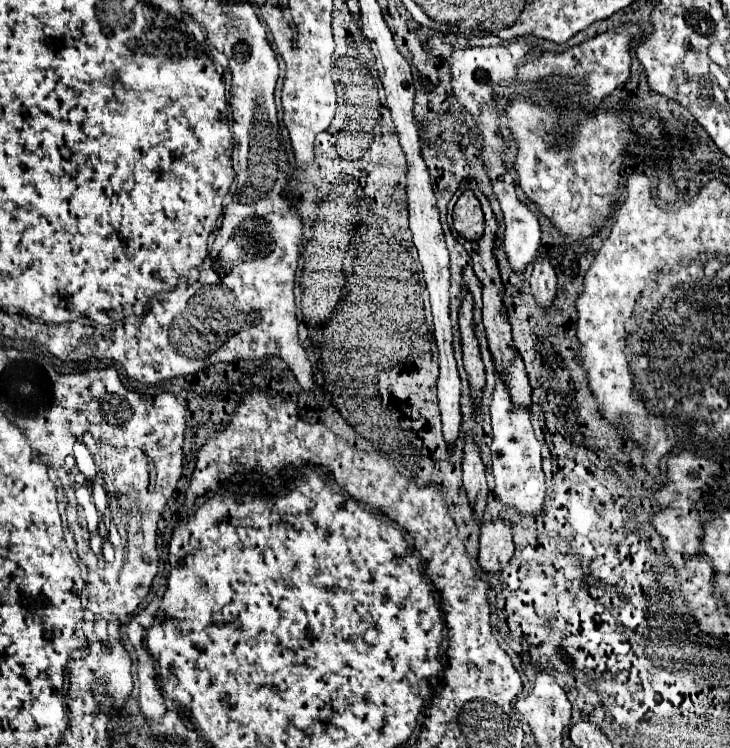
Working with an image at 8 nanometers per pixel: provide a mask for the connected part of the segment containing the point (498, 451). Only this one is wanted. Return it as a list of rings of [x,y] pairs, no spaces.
[[[496,374],[496,390],[490,406],[492,414],[492,444],[490,444],[490,456],[492,456],[492,474],[494,474],[494,494],[498,500],[514,508],[522,514],[540,514],[544,504],[544,474],[542,474],[542,460],[540,460],[540,442],[534,436],[530,412],[524,408],[512,410],[514,404],[510,400],[508,388],[502,382],[502,378]]]

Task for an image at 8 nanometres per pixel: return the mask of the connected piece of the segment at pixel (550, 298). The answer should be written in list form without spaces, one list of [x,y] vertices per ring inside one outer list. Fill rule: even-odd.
[[[548,256],[536,258],[534,270],[530,276],[532,296],[536,298],[540,308],[550,308],[556,298],[556,272],[548,260]]]

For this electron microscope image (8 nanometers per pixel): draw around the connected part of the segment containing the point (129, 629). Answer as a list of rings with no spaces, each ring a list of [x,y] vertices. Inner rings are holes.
[[[133,618],[128,625],[126,626],[126,631],[127,633],[127,638],[128,641],[140,641],[139,643],[135,643],[135,647],[139,647],[142,646],[142,637],[141,637],[141,633],[145,632],[146,633],[146,629],[141,626],[136,620],[135,618]]]

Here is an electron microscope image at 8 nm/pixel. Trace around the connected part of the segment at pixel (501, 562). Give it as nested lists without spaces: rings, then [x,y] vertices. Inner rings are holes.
[[[484,518],[480,526],[480,554],[478,564],[484,572],[496,574],[504,570],[514,556],[514,542],[510,532],[510,522],[506,520],[490,520]]]

